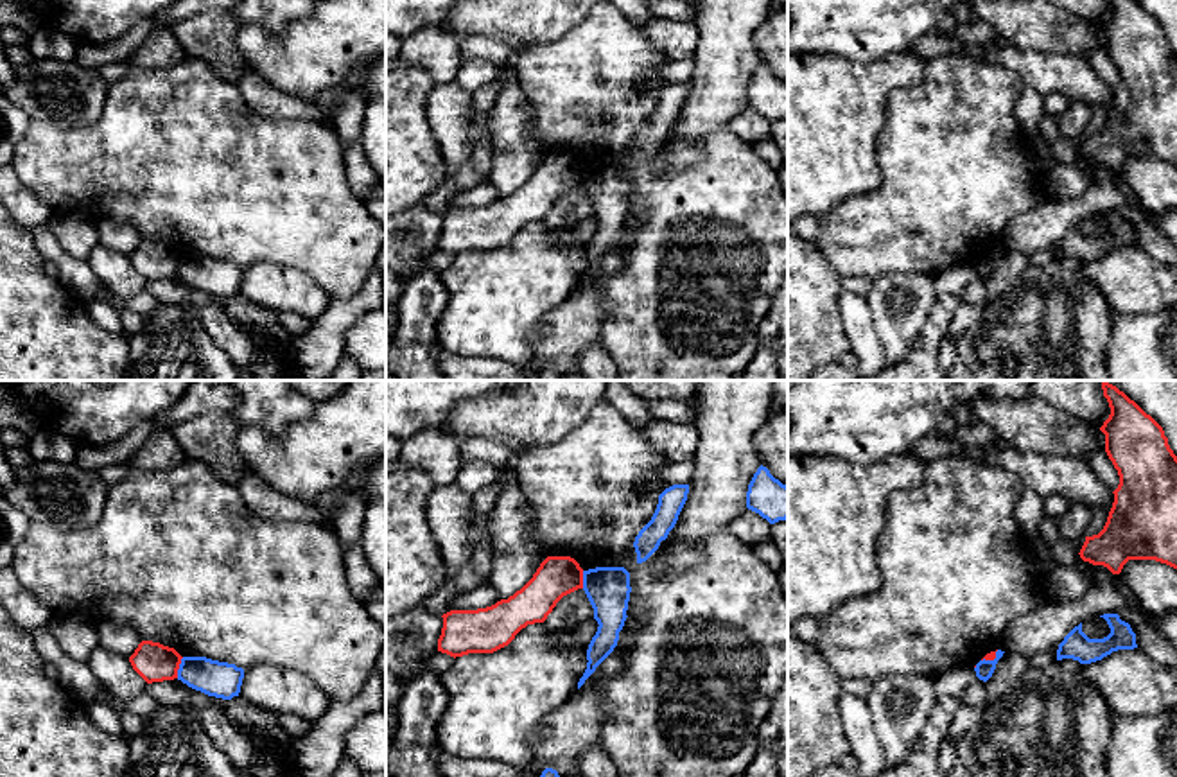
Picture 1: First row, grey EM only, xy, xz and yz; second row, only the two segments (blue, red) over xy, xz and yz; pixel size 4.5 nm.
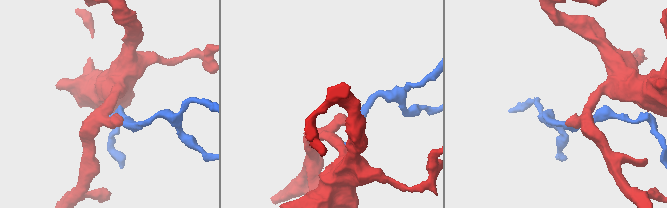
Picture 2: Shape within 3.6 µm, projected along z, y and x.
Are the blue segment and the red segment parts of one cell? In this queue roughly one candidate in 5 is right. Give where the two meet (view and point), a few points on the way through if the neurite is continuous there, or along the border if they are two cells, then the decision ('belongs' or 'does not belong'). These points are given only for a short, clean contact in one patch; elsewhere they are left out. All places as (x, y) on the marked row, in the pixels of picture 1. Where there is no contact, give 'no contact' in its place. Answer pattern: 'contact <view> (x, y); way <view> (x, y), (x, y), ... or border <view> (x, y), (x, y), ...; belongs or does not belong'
contact xy (180, 668); border xy (183, 657), (176, 677); does not belong

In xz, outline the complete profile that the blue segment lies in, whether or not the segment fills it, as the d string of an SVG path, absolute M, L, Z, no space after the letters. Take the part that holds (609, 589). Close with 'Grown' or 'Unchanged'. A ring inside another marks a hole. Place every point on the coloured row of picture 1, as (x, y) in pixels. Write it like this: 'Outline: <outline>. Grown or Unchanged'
Outline: M596 567L583 571L583 590L594 608L597 632L587 650L587 669L578 689L596 668L614 651L626 621L630 601L630 572L624 567Z. Unchanged

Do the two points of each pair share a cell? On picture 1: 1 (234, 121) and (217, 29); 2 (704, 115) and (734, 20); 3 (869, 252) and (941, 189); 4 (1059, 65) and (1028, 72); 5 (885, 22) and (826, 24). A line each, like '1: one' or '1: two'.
1: two
2: one
3: one
4: one
5: one

